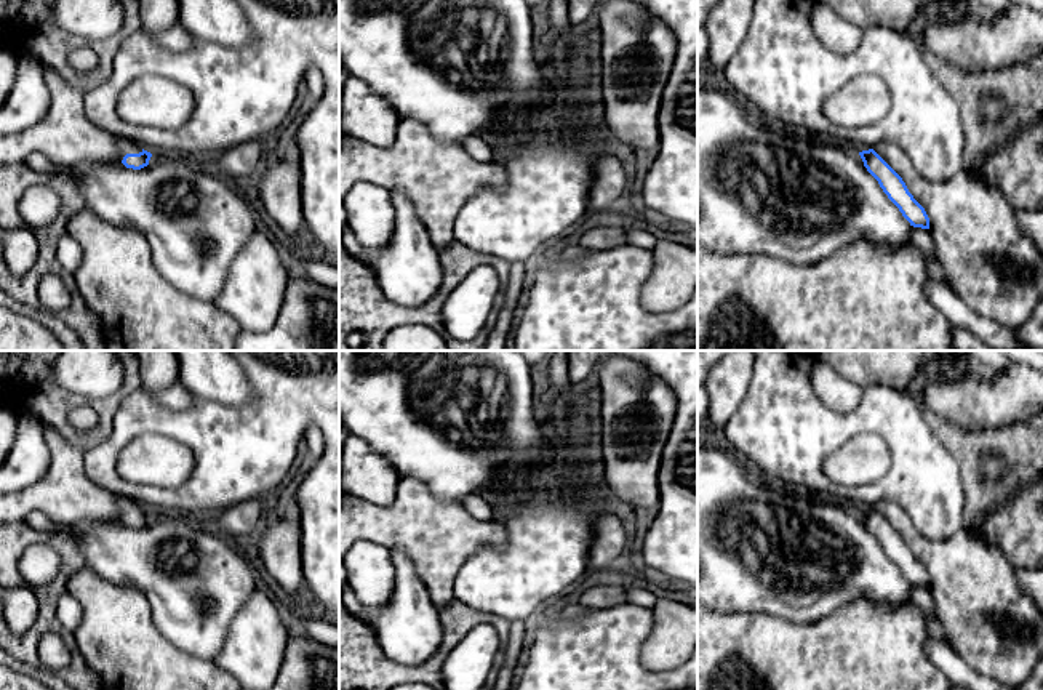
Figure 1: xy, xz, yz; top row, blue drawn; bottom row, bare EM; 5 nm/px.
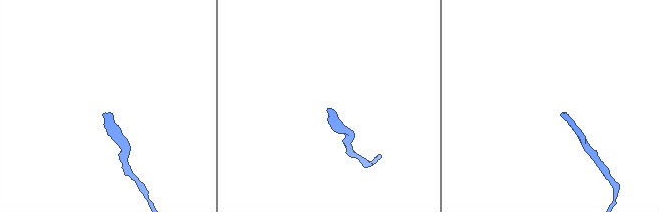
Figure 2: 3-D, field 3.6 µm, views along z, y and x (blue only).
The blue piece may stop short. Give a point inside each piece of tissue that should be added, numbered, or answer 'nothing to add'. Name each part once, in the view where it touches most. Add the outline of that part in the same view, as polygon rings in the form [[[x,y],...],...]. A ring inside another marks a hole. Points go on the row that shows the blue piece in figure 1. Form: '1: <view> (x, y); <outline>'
1: xy (125, 146); [[[122,136],[117,138],[117,147],[118,147],[118,152],[120,152],[120,160],[123,160],[123,157],[126,154],[142,152],[142,147],[139,147],[136,142],[128,141],[126,138],[122,138]]]

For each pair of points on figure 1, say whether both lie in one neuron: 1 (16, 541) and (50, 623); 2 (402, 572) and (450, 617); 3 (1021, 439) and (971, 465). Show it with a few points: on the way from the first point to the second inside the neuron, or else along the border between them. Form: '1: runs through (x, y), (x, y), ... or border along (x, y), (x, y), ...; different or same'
1: runs through (47, 538), (66, 553), (66, 570), (51, 593); same
2: border along (437, 610), (442, 628), (439, 647); different
3: runs through (1007, 441), (987, 441), (978, 450); same

